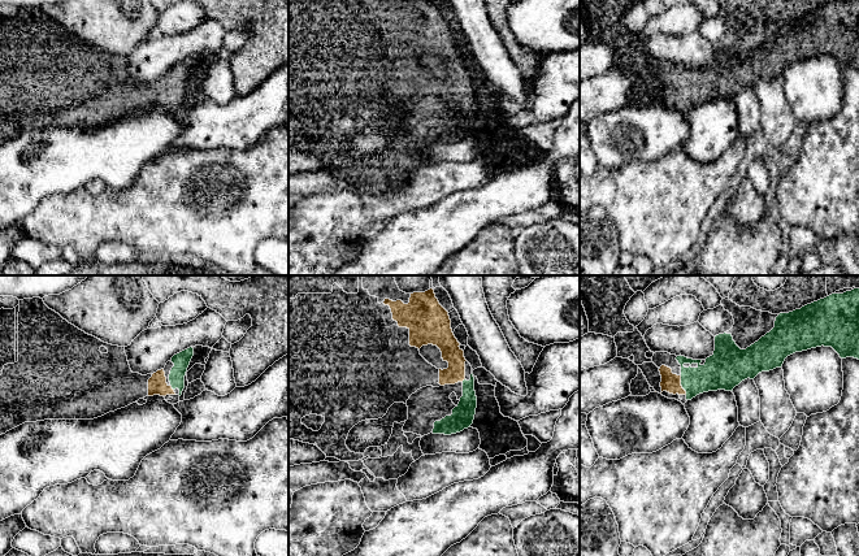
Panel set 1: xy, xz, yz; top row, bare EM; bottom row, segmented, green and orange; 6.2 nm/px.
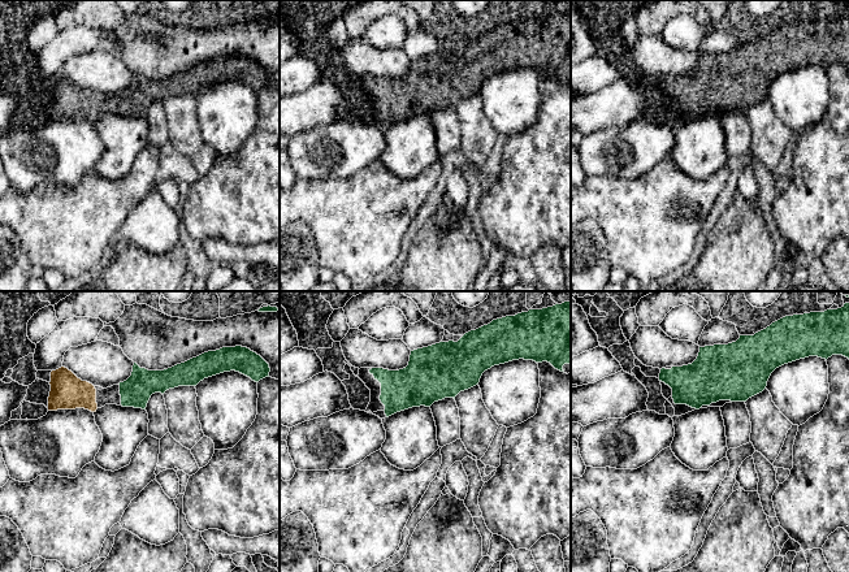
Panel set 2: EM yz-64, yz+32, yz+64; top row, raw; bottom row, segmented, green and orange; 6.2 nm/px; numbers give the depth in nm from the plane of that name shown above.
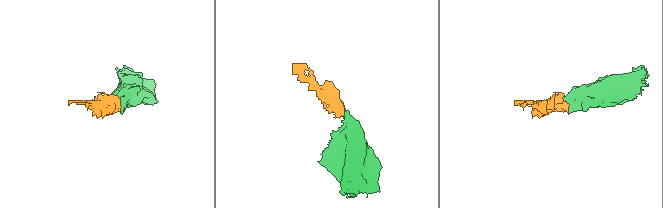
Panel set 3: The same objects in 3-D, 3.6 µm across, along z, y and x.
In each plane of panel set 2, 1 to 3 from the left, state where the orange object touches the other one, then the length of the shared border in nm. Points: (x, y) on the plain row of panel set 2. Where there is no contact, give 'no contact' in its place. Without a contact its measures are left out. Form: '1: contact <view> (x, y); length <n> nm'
1: no contact
2: no contact
3: no contact

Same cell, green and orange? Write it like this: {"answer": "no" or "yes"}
{"answer": "yes"}

